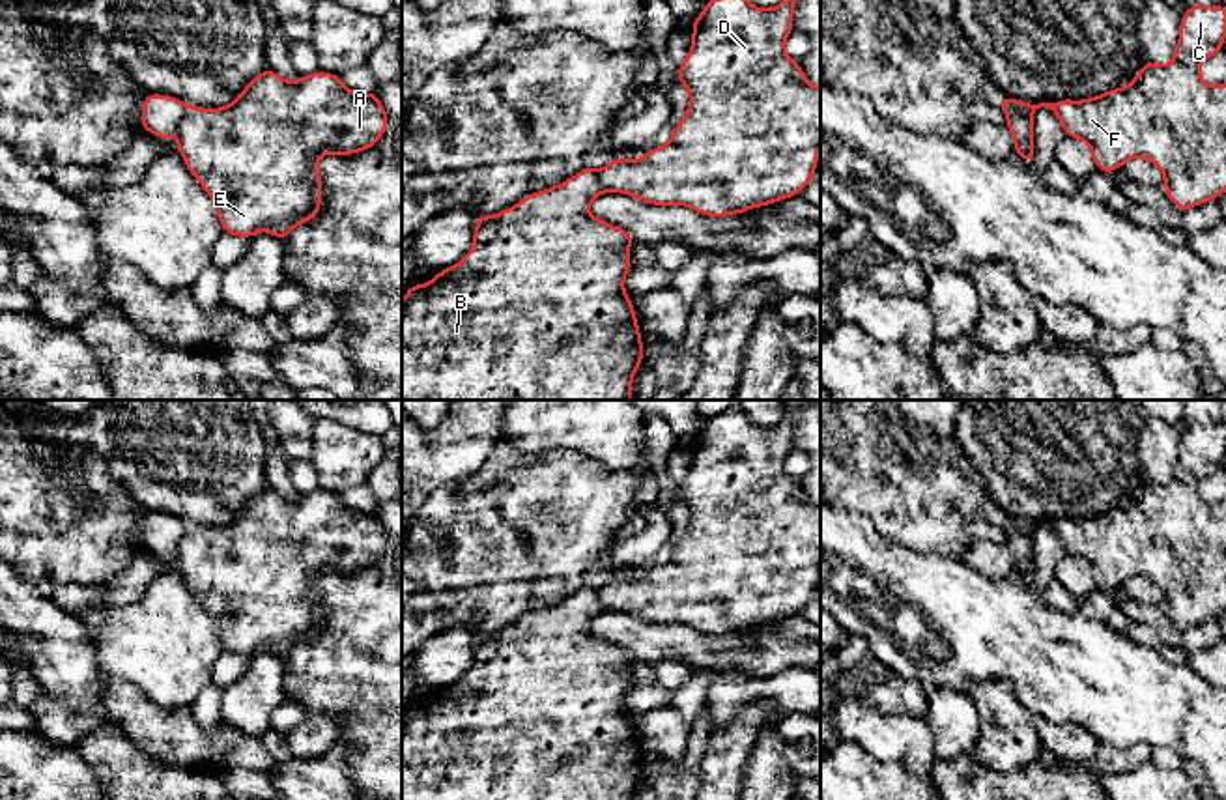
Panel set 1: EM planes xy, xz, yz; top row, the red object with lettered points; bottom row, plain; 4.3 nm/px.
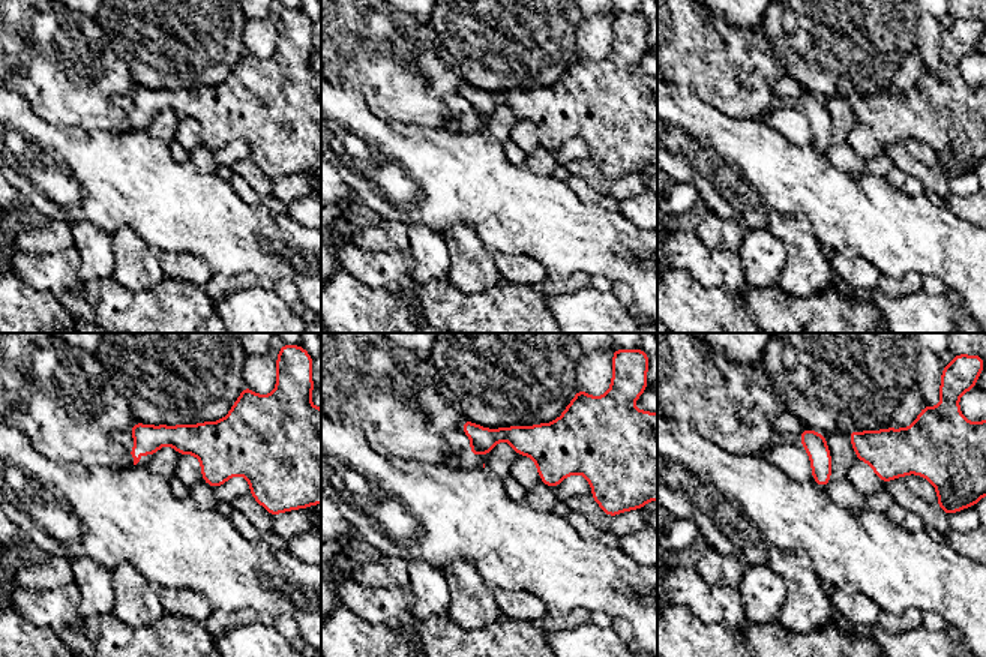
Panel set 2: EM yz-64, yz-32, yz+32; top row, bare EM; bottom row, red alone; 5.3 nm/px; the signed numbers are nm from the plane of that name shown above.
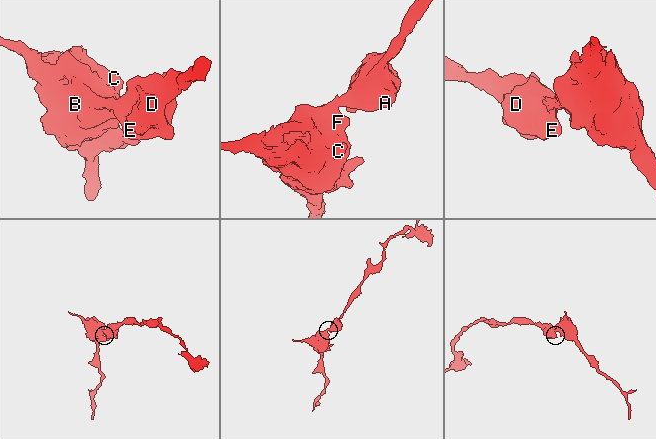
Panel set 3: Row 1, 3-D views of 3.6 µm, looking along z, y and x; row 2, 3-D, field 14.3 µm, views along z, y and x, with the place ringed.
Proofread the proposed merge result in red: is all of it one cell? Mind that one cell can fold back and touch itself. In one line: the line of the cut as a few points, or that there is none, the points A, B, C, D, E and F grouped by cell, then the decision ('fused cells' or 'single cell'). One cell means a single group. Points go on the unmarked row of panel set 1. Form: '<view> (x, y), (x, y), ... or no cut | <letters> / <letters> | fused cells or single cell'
xy (189, 526), (176, 554) | A D E / B C F | fused cells

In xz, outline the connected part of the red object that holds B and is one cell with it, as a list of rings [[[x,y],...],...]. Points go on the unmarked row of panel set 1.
[[[583,585],[570,598],[527,613],[508,628],[495,634],[477,634],[471,669],[456,684],[437,690],[430,701],[409,705],[402,718],[402,800],[634,800],[645,772],[637,735],[624,710],[630,664],[635,656],[587,630],[602,611],[598,589]]]

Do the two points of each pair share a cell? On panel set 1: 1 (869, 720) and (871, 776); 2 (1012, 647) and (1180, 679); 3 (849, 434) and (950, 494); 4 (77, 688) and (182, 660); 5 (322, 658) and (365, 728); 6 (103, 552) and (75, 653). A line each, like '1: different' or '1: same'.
1: different
2: same
3: same
4: different
5: different
6: different

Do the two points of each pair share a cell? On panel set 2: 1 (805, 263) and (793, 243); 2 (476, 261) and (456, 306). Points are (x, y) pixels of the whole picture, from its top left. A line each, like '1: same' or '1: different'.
1: same
2: different

